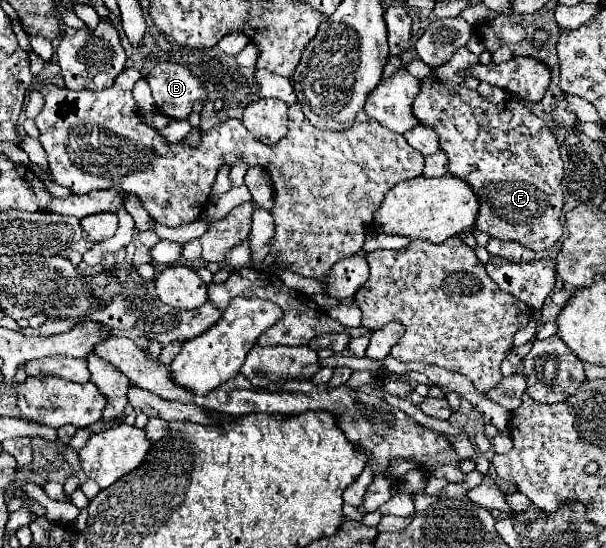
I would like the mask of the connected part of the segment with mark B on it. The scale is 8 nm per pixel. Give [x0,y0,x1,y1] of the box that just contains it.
[147,65,207,119]

